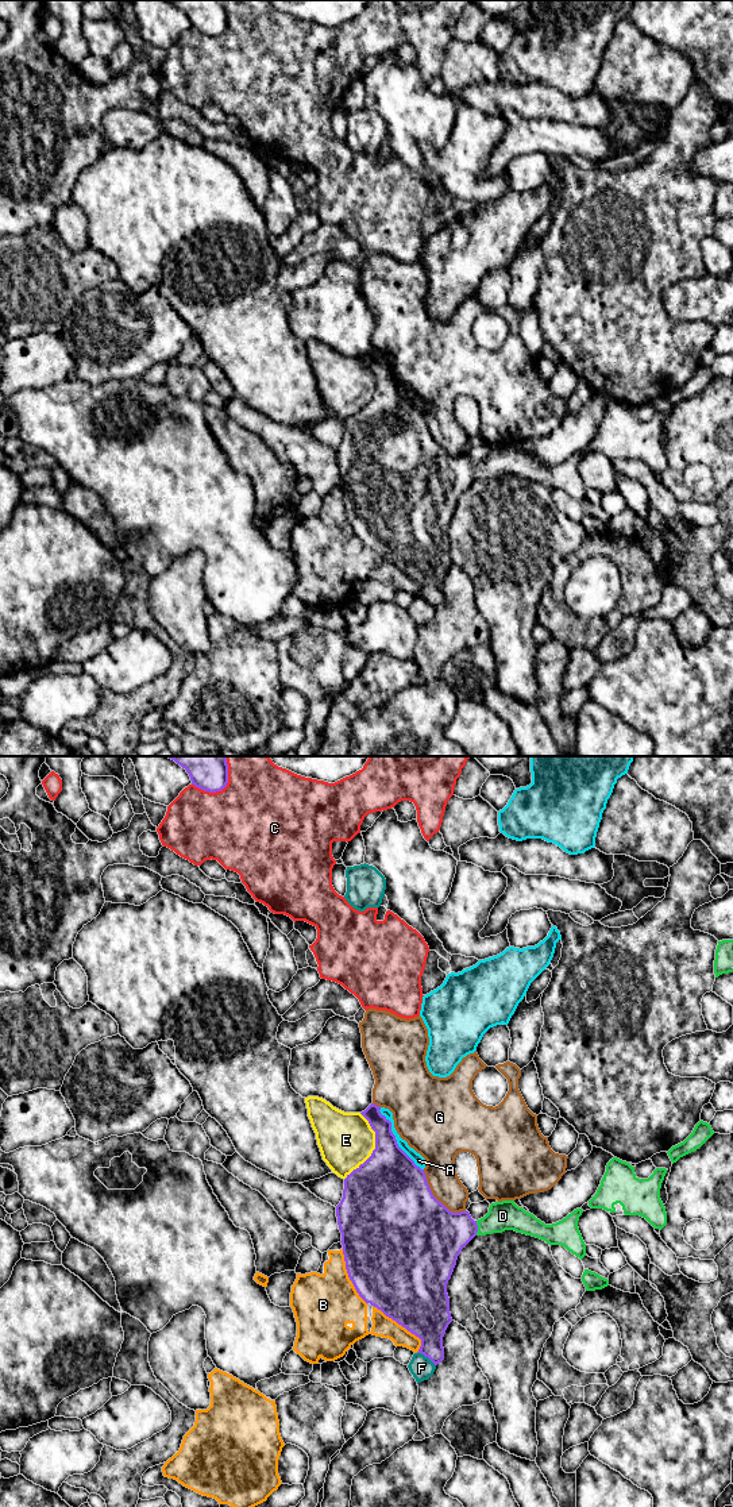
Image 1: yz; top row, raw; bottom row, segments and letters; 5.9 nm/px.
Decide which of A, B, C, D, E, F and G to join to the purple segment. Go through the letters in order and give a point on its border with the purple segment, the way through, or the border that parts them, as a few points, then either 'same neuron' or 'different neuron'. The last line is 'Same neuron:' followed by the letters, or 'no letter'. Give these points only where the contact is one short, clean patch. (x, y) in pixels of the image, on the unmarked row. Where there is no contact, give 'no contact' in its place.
A: yz (396, 384) | different neuron
B: yz (402, 570) | different neuron
C: yz (223, 31) | different neuron
D: yz (477, 471) | across yz (436, 480), (459, 471), (477, 471), (487, 469), (502, 459) | same neuron
E: yz (375, 390) | different neuron
F: yz (427, 600) | different neuron
G: yz (435, 442) | different neuron
Same neuron: D

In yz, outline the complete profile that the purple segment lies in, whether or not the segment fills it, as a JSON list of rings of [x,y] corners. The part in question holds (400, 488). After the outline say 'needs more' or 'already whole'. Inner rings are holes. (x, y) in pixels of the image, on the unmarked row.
[[[371,347],[360,356],[375,375],[375,393],[363,408],[347,419],[344,423],[343,442],[336,450],[346,513],[359,540],[418,581],[421,590],[417,597],[424,598],[437,609],[444,604],[443,581],[448,569],[452,566],[447,527],[451,523],[462,493],[475,479],[514,474],[540,482],[549,489],[564,490],[582,504],[586,500],[586,487],[579,475],[578,465],[583,454],[576,452],[552,469],[545,469],[533,458],[518,451],[514,444],[491,447],[489,456],[478,465],[474,465],[468,455],[452,456],[433,440],[424,413],[417,411],[398,390],[396,379],[391,375],[391,366],[379,354],[379,350]]] | needs more

